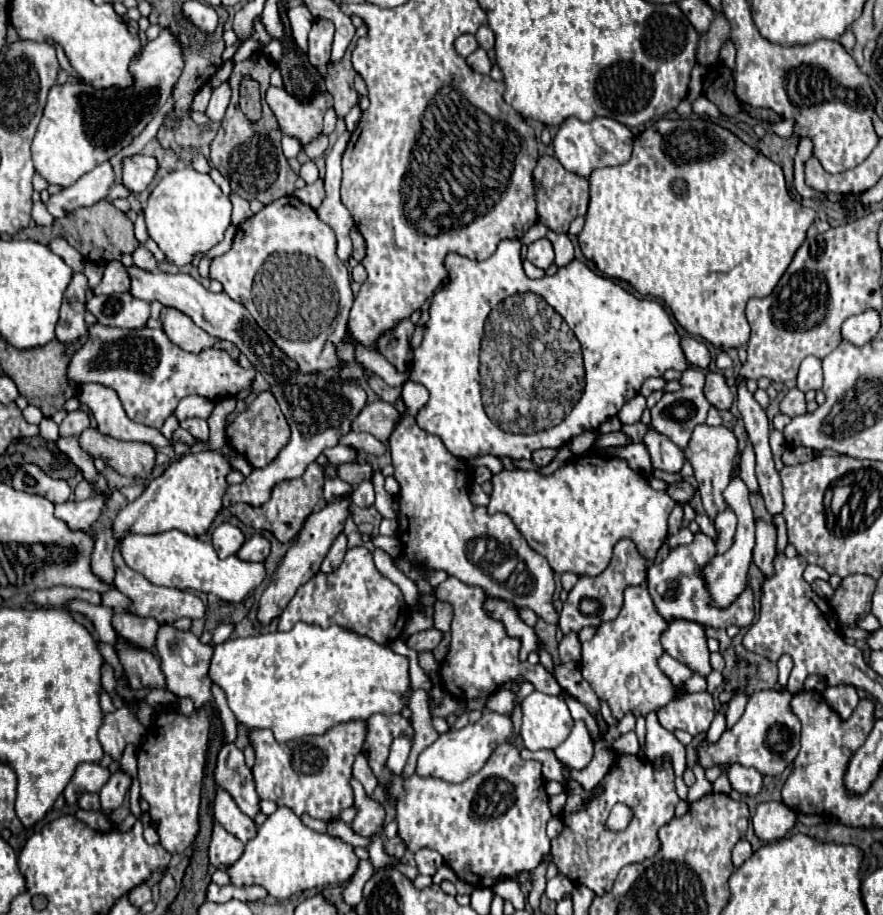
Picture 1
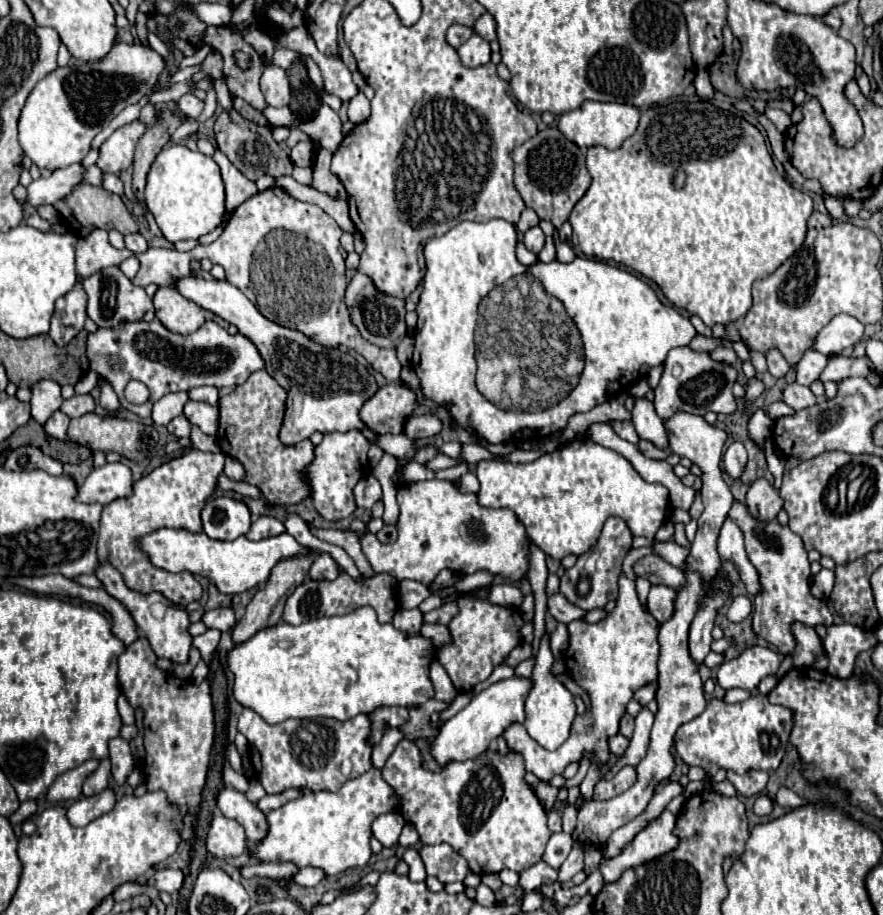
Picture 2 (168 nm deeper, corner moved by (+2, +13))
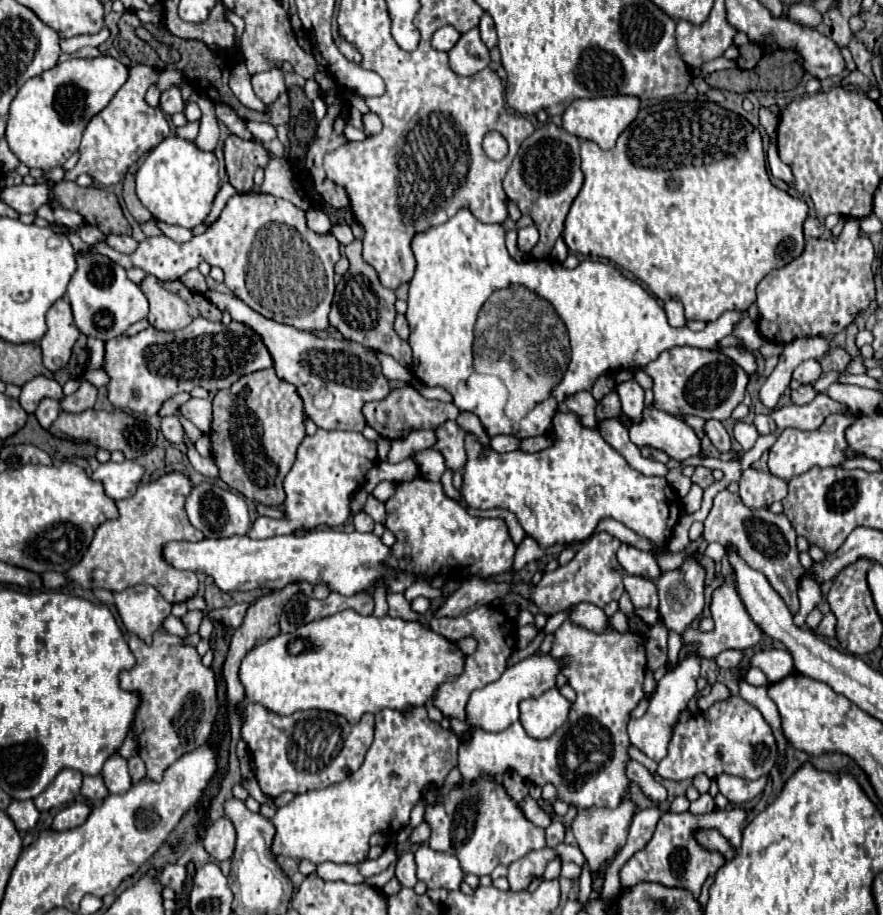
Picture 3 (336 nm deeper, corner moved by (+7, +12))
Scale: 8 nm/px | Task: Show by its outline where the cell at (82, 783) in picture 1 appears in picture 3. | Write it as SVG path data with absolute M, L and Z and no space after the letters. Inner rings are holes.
M62 769L54 781L48 785L48 789L44 789L44 793L40 793L34 803L38 807L38 811L48 811L52 807L60 807L72 799L76 799L80 795L80 785L82 785L82 773L72 771L72 769Z

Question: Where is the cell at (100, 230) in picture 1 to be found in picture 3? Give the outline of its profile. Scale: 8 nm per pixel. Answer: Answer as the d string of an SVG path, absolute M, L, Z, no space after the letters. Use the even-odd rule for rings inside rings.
M62 181L52 187L56 201L84 217L86 225L94 225L106 235L130 235L132 227L126 221L114 193L100 187L80 187L72 181Z

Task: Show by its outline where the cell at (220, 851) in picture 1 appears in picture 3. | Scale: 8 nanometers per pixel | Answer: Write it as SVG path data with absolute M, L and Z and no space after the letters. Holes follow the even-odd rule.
M220 817L218 821L214 821L208 829L206 835L202 839L204 849L216 859L216 861L226 861L232 859L234 855L234 845L236 845L236 831L232 821L228 821L226 817Z

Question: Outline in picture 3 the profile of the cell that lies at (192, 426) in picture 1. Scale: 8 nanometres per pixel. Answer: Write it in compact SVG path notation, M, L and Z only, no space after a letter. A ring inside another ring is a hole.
M190 399L190 401L186 401L180 407L180 411L202 433L210 433L210 425L212 425L212 403L208 399Z

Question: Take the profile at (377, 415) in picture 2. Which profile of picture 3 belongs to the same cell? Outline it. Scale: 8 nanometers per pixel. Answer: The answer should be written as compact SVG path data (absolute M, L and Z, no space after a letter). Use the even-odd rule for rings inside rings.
M406 385L400 389L392 389L384 399L380 401L372 401L368 405L364 405L364 419L366 425L370 425L372 429L376 429L376 433L380 437L386 437L388 441L394 439L404 439L410 431L416 429L436 429L438 425L442 425L448 419L456 419L458 417L458 407L454 403L442 403L442 401L430 401L424 399L414 387Z

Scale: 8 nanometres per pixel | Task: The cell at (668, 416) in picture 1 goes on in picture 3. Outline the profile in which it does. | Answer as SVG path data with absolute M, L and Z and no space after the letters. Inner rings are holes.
M674 347L644 369L654 379L654 407L670 415L698 415L702 419L724 421L734 407L742 403L748 385L748 375L724 353L692 347Z

